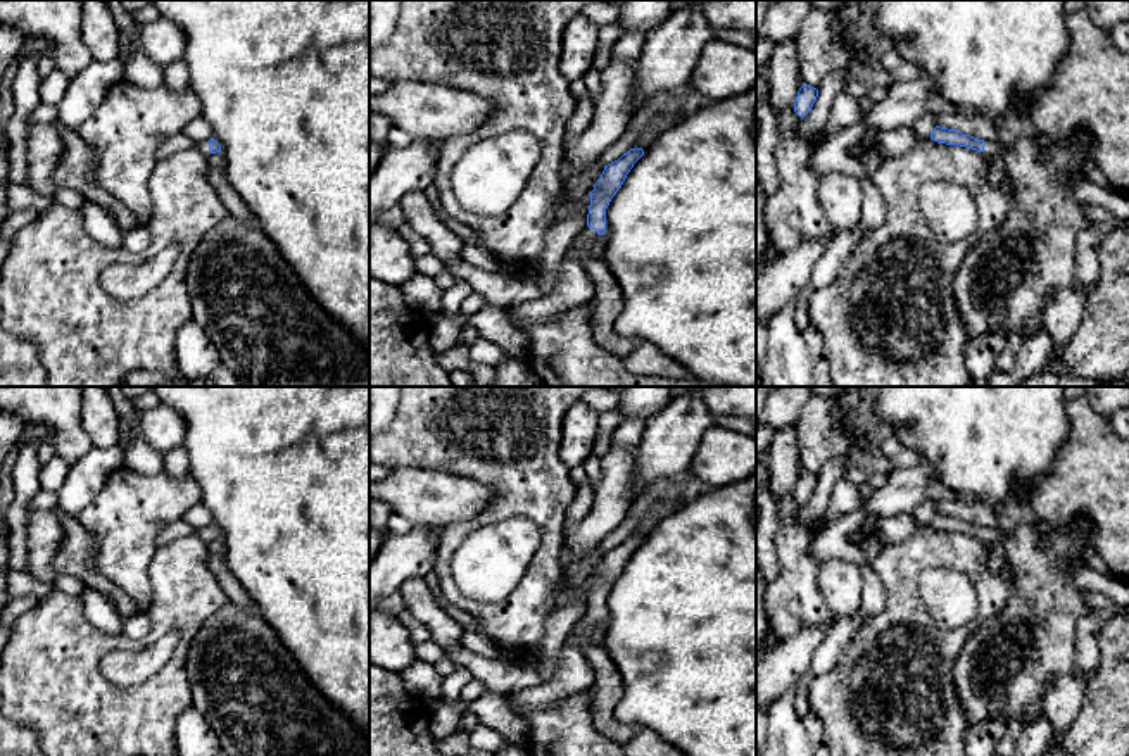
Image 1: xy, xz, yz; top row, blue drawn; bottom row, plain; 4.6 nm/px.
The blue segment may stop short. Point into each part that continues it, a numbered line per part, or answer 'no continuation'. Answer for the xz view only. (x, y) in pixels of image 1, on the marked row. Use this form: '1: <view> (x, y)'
1: xz (606, 302)

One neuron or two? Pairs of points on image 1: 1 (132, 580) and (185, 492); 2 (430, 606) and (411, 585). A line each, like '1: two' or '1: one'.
1: one
2: one

